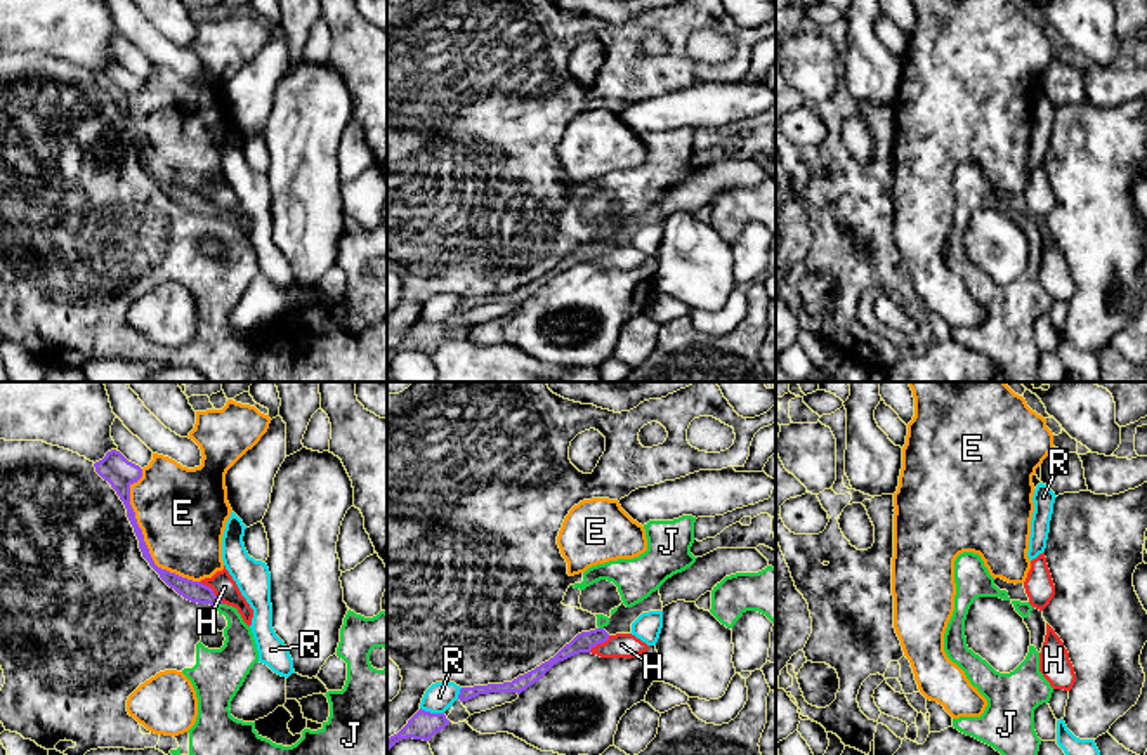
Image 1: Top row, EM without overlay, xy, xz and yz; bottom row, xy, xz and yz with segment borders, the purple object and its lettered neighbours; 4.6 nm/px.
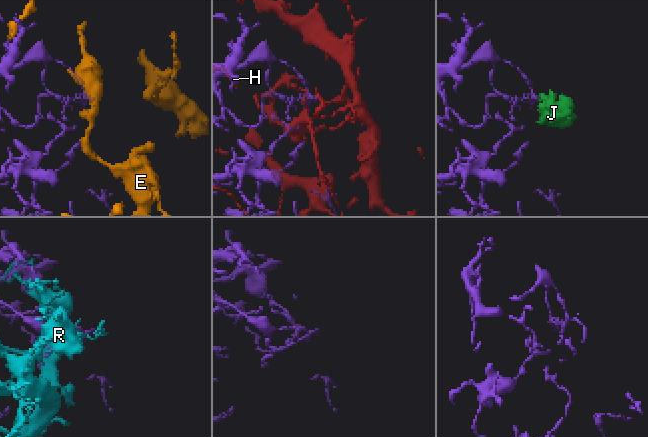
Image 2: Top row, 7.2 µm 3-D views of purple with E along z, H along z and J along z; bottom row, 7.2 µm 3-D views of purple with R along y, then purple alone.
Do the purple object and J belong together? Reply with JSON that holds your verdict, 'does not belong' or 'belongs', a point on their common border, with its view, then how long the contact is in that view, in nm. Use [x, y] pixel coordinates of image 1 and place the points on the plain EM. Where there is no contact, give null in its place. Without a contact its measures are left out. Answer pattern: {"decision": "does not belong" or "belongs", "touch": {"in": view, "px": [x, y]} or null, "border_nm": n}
{"decision": "does not belong", "touch": {"in": "xy", "px": [219, 214]}, "border_nm": 30}

